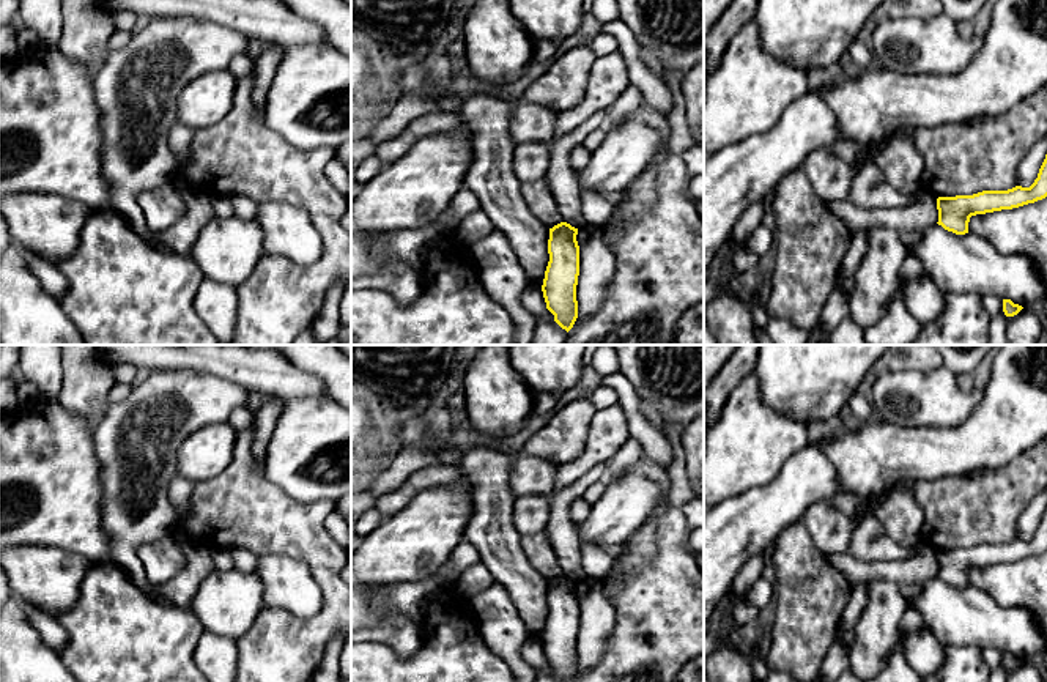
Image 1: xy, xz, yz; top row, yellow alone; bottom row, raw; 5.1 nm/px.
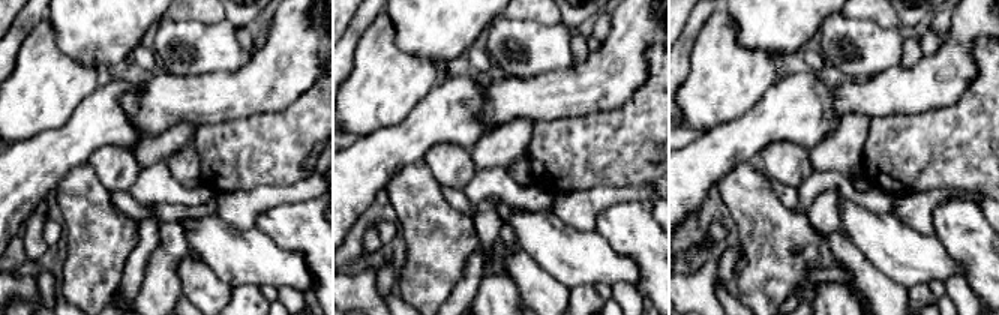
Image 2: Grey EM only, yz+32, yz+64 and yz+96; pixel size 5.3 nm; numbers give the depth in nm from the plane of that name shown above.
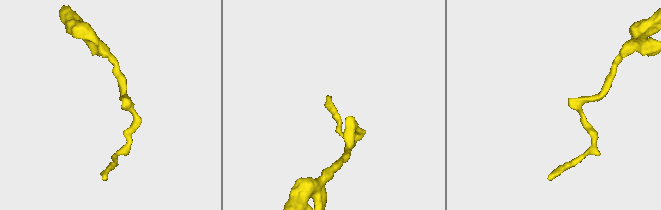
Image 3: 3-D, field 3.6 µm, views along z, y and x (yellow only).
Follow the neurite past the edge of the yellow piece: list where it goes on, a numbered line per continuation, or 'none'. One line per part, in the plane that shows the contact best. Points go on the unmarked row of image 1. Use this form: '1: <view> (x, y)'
none

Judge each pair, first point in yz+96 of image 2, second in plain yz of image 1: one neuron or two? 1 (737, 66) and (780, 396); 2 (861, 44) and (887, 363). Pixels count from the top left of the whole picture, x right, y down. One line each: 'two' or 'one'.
1: two
2: two

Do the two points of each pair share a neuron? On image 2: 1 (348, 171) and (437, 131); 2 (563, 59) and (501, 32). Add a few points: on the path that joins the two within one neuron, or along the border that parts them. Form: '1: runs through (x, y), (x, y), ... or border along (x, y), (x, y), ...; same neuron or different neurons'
1: runs through (371, 162), (414, 135); same neuron
2: runs through (548, 48), (531, 48), (516, 38); same neuron

